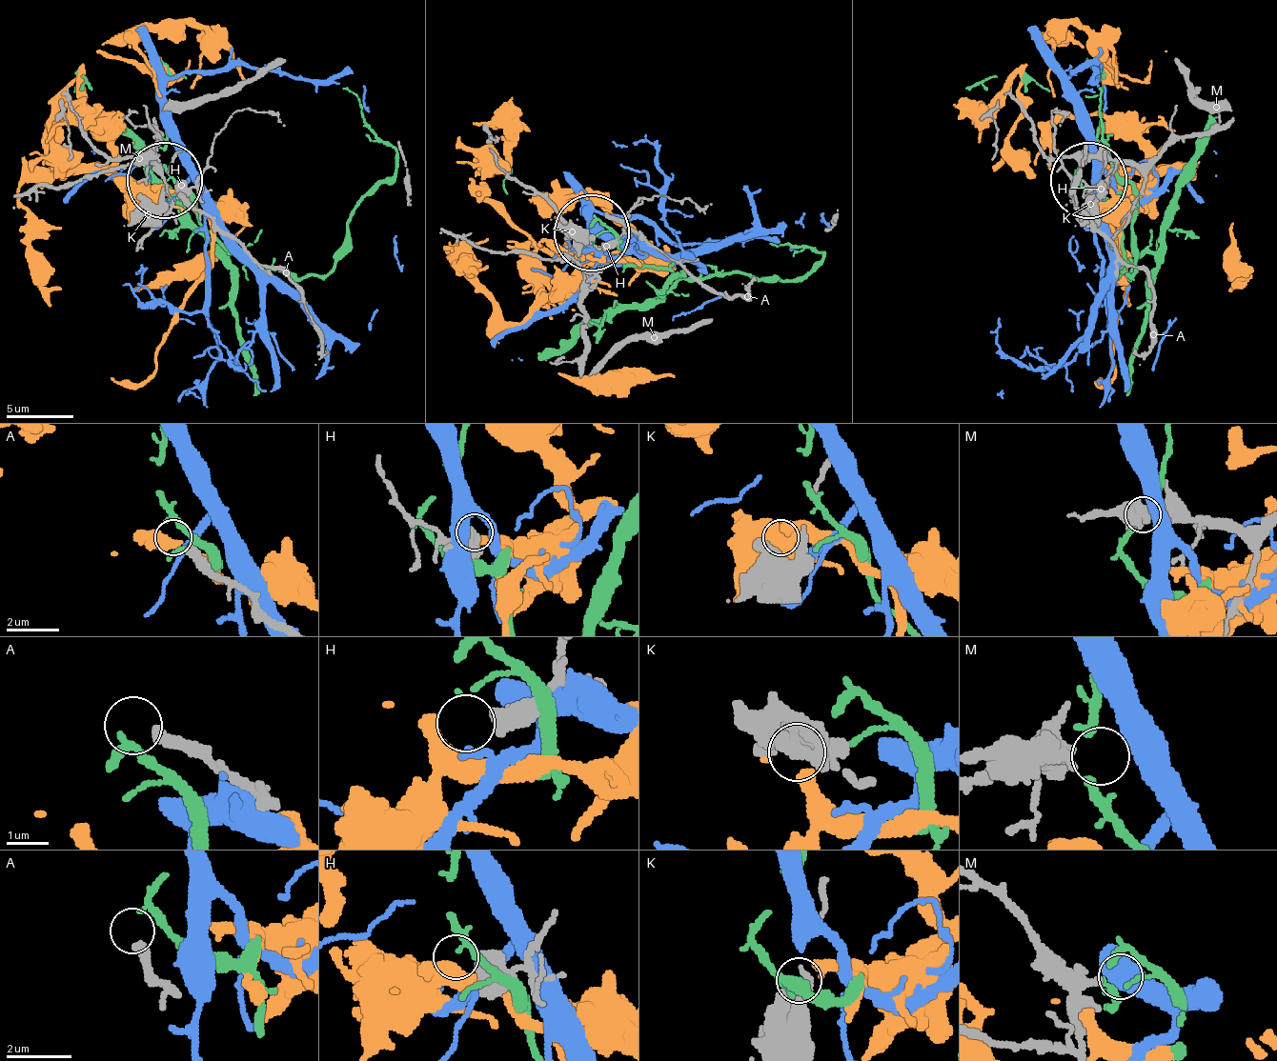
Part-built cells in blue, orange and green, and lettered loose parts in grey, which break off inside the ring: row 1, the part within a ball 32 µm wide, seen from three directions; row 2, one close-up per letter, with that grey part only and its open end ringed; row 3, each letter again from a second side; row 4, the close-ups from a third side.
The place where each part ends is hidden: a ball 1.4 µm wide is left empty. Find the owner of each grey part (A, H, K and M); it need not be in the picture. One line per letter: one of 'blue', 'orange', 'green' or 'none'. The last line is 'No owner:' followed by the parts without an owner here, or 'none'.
A: none
H: none
K: orange
M: none
No owner: A, H, M

